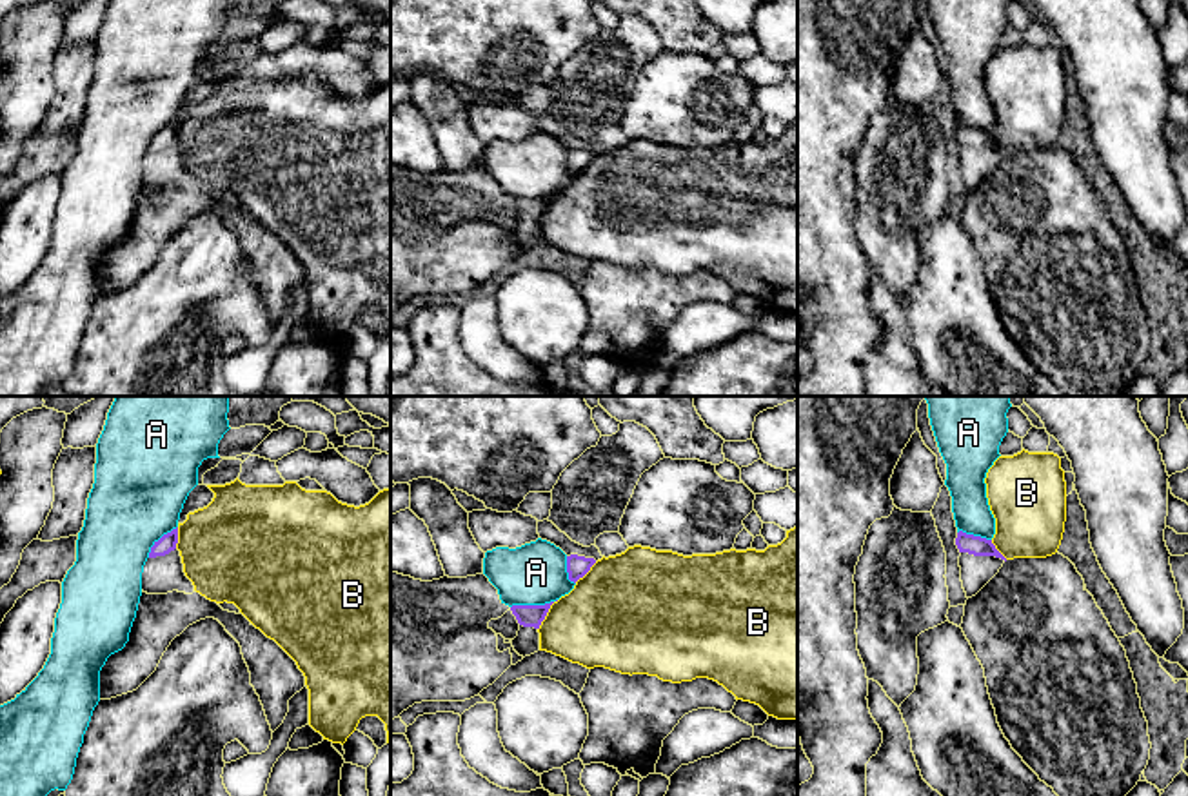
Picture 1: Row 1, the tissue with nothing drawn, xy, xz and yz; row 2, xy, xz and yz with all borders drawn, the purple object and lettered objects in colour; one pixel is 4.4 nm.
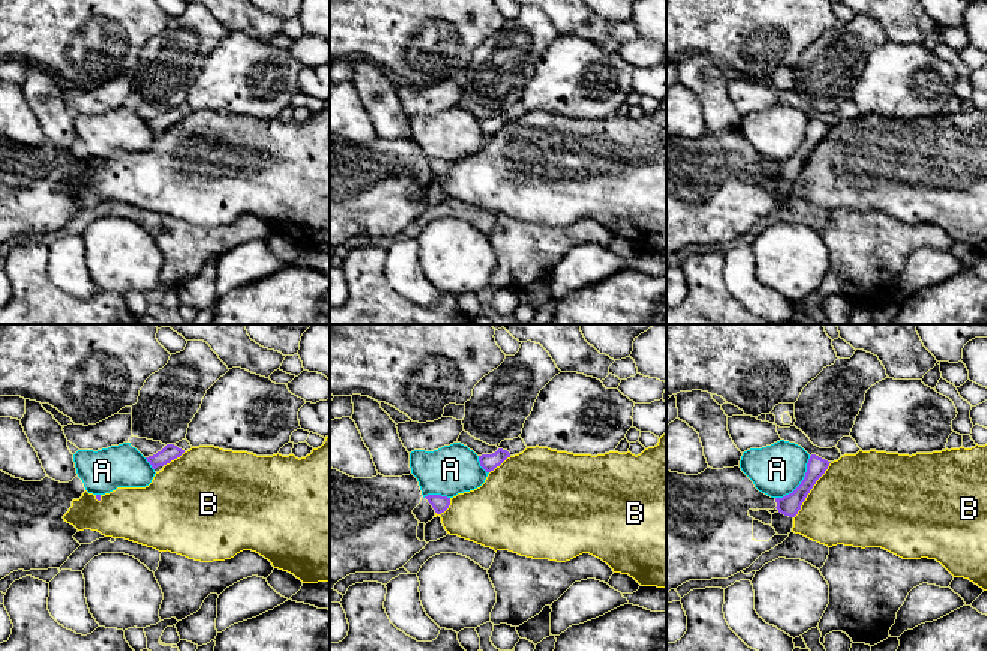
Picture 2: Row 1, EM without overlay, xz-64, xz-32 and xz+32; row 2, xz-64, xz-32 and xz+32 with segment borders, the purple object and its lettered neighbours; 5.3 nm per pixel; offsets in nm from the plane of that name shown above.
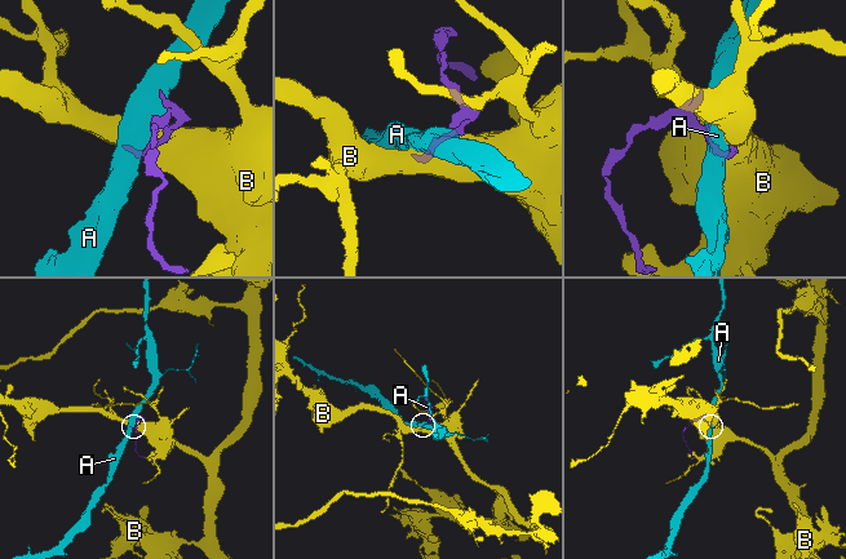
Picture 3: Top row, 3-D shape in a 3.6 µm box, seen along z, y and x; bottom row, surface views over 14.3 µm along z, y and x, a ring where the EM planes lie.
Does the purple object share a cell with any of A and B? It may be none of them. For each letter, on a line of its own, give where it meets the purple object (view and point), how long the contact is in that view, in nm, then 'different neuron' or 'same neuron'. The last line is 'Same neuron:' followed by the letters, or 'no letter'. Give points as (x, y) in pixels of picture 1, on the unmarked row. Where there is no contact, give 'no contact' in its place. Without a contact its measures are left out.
A: xz (533, 198) | 220 nm | different neuron
B: xz (545, 208) | 160 nm | different neuron
Same neuron: no letter

